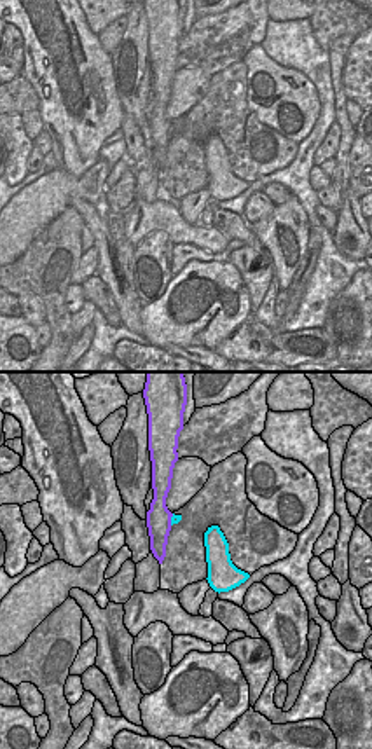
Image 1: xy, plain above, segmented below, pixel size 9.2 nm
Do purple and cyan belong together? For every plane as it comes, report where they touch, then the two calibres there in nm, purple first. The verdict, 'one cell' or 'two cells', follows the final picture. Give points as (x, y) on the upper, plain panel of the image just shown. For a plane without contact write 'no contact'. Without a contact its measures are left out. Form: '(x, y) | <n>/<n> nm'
(170, 128) | 220/90 nm

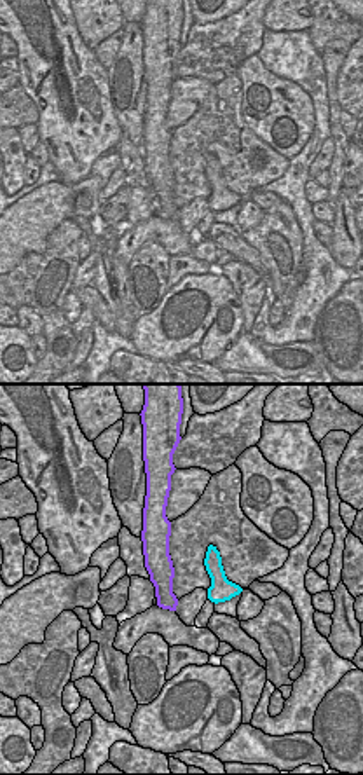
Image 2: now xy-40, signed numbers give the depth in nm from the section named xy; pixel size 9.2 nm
no contact

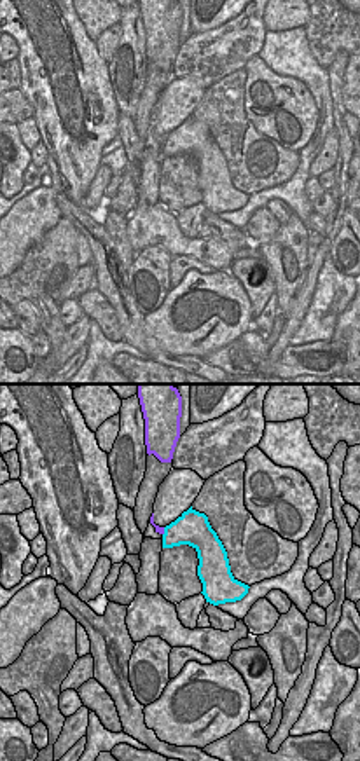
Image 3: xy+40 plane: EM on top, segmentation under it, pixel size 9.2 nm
(163, 140) | 60/280 nm

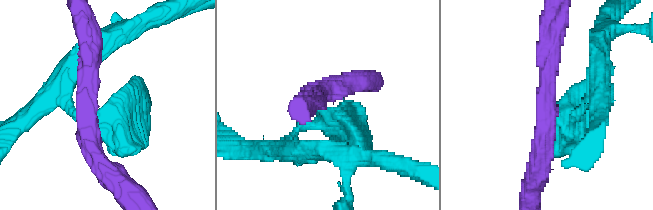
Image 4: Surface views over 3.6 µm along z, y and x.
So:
two cells

